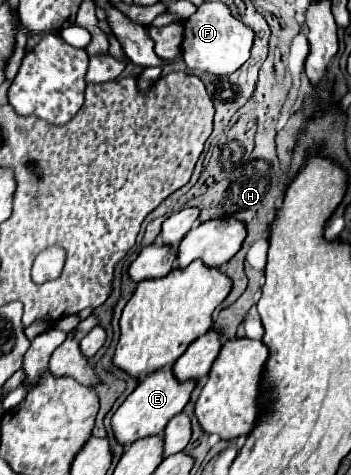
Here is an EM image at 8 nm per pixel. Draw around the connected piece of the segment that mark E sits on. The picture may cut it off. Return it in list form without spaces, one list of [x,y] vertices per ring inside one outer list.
[[[172,368],[156,370],[152,372],[152,376],[146,376],[144,380],[140,380],[138,388],[124,400],[124,404],[112,416],[112,430],[116,434],[116,440],[120,444],[128,444],[128,442],[132,444],[140,438],[160,434],[166,428],[168,420],[184,410],[184,406],[192,396],[194,386],[196,386],[196,380],[188,380],[188,382],[176,380],[176,376],[172,374]]]

